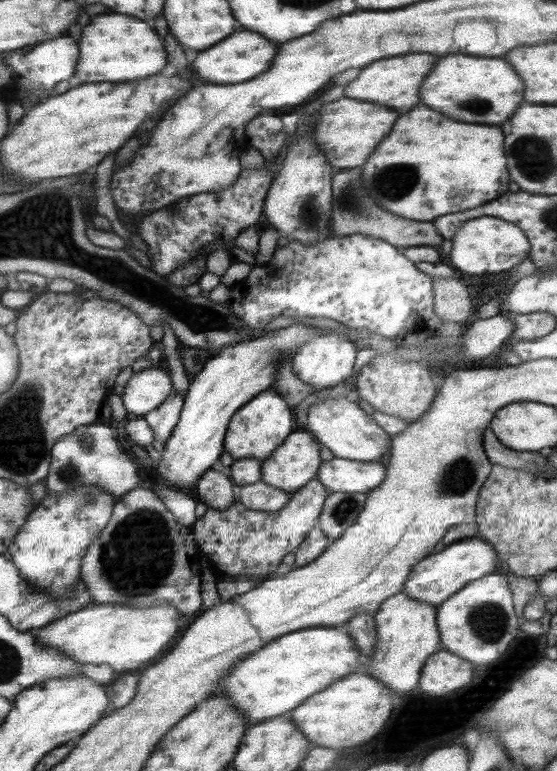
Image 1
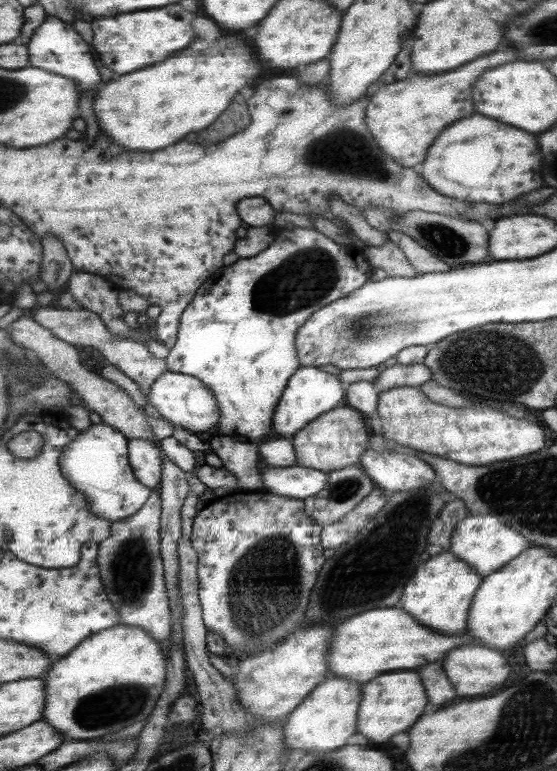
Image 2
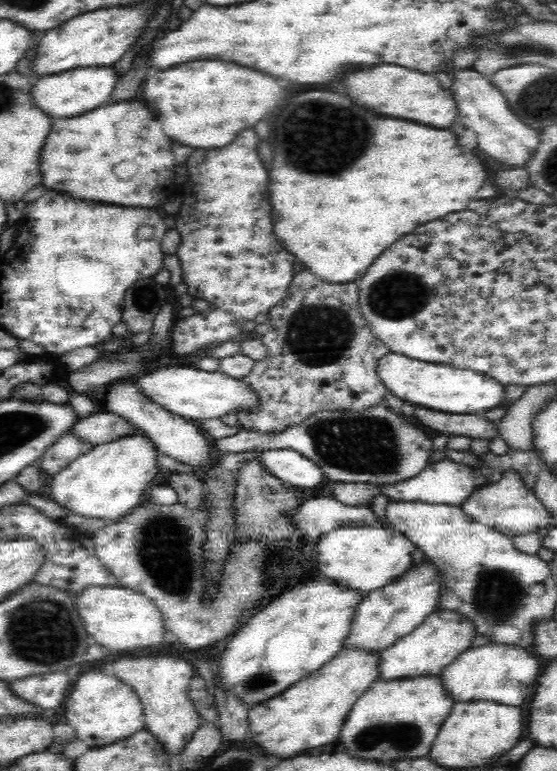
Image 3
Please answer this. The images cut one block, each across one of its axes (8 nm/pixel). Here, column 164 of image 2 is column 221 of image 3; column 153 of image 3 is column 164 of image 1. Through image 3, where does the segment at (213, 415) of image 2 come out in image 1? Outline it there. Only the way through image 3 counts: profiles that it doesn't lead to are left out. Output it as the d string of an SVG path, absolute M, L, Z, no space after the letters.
M152 366L134 373L124 387L124 407L129 414L138 417L149 415L158 409L174 392L172 376Z

